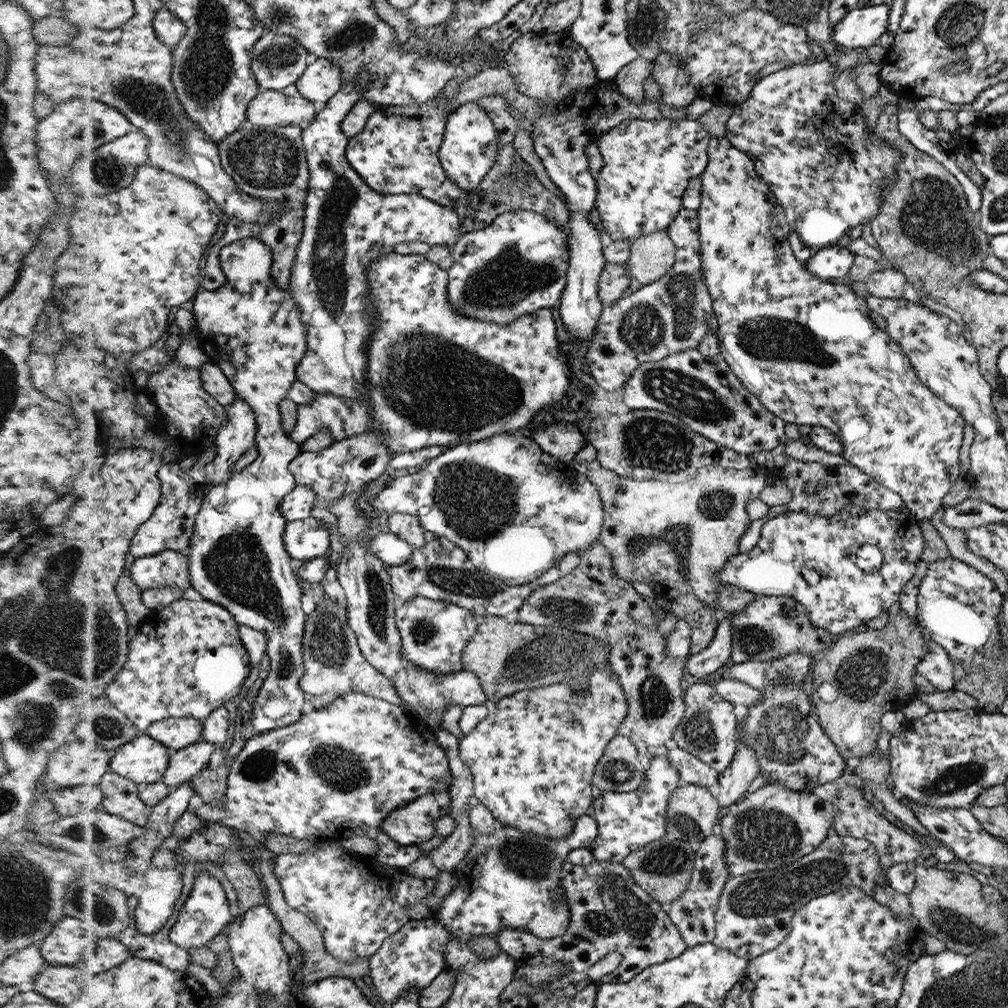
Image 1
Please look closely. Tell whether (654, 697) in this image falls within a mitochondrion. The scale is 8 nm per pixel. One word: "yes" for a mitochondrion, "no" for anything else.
yes

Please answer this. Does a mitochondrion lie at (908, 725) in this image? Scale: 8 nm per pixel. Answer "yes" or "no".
no

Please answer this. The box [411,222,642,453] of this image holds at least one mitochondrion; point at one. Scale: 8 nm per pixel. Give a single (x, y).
(502, 284)

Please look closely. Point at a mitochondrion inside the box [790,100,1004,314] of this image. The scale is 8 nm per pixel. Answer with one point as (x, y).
(932, 216)

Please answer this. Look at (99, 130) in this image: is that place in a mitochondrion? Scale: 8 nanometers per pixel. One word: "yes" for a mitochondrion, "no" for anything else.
yes

